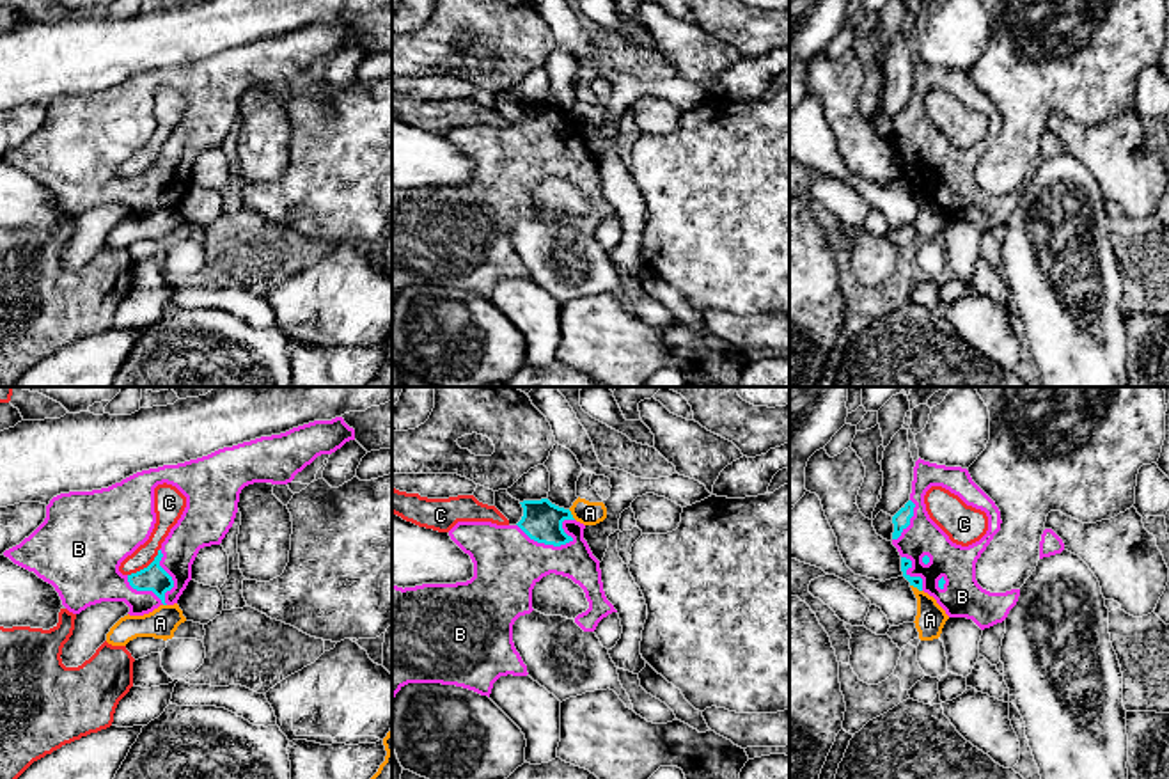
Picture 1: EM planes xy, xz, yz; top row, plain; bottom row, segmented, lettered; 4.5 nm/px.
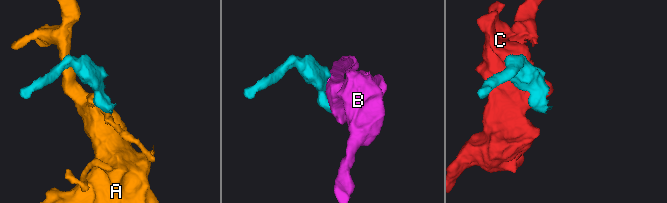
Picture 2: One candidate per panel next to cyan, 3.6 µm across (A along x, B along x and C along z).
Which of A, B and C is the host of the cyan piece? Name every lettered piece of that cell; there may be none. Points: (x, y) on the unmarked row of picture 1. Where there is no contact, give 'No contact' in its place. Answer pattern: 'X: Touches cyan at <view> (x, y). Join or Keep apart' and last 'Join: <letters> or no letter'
A: Touches cyan at yz (916, 188). Keep apart
B: Touches cyan at xy (171, 180). Join
C: Touches cyan at xy (148, 169). Keep apart
Join: B

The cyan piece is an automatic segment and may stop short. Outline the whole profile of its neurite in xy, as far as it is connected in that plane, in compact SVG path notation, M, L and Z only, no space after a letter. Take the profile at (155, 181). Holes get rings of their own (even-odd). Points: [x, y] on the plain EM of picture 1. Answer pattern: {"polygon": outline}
{"polygon": "M342 20L314 23L197 62L142 73L108 90L60 96L46 108L44 124L4 158L51 186L73 216L101 204L124 204L129 218L144 218L177 206L199 153L220 147L232 130L245 89L287 87L318 59L349 43L355 32ZM163 85L186 99L186 110L154 163L122 177L121 165L154 131L154 90Z"}

